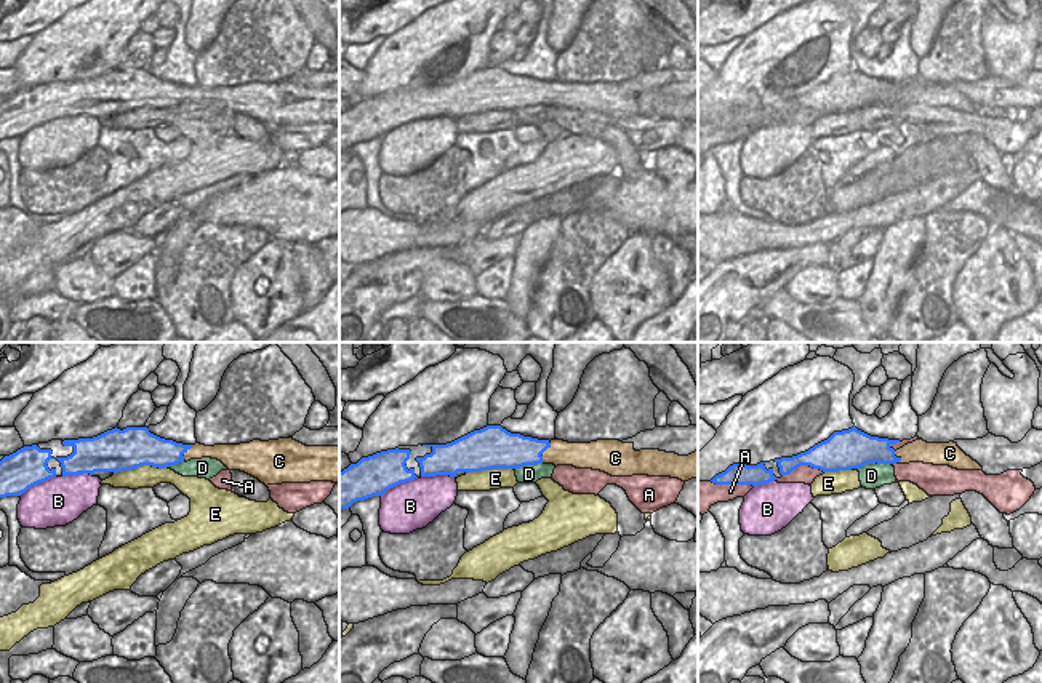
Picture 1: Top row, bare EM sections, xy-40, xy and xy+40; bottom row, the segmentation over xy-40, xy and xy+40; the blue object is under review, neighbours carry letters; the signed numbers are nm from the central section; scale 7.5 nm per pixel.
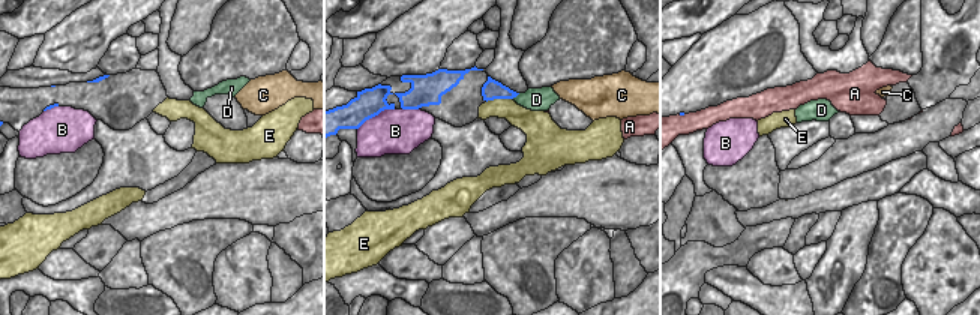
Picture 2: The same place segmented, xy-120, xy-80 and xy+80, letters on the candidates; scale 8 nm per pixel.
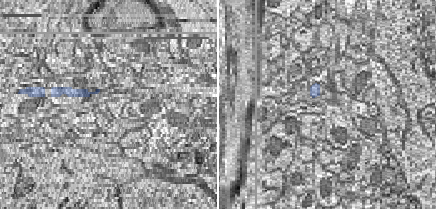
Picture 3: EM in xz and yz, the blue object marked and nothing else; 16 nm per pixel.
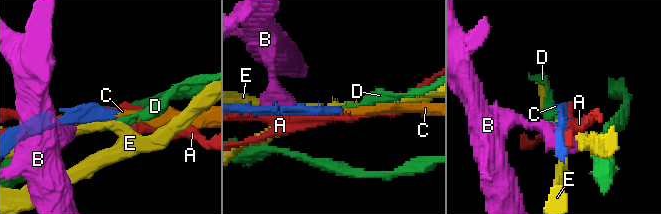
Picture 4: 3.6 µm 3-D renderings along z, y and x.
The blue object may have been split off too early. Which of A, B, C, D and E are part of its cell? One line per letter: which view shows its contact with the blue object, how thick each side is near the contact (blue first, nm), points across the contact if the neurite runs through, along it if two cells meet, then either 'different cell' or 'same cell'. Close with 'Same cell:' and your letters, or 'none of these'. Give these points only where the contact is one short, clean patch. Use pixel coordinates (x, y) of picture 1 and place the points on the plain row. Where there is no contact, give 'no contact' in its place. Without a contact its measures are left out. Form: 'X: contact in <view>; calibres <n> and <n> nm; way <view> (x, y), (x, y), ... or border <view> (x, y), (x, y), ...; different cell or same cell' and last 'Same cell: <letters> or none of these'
A: contact in xy+40; calibres 170 and 220 nm; different cell
B: contact in xy-40; calibres 300 and 360 nm; different cell
C: contact in xy; calibres 260 and 190 nm; way xy (511, 91), (543, 93), (561, 95); same cell
D: contact in xy; calibres 300 and 140 nm; border xy (541, 104), (514, 111); different cell
E: contact in xy-40; calibres 320 and 170 nm; different cell
Same cell: C

